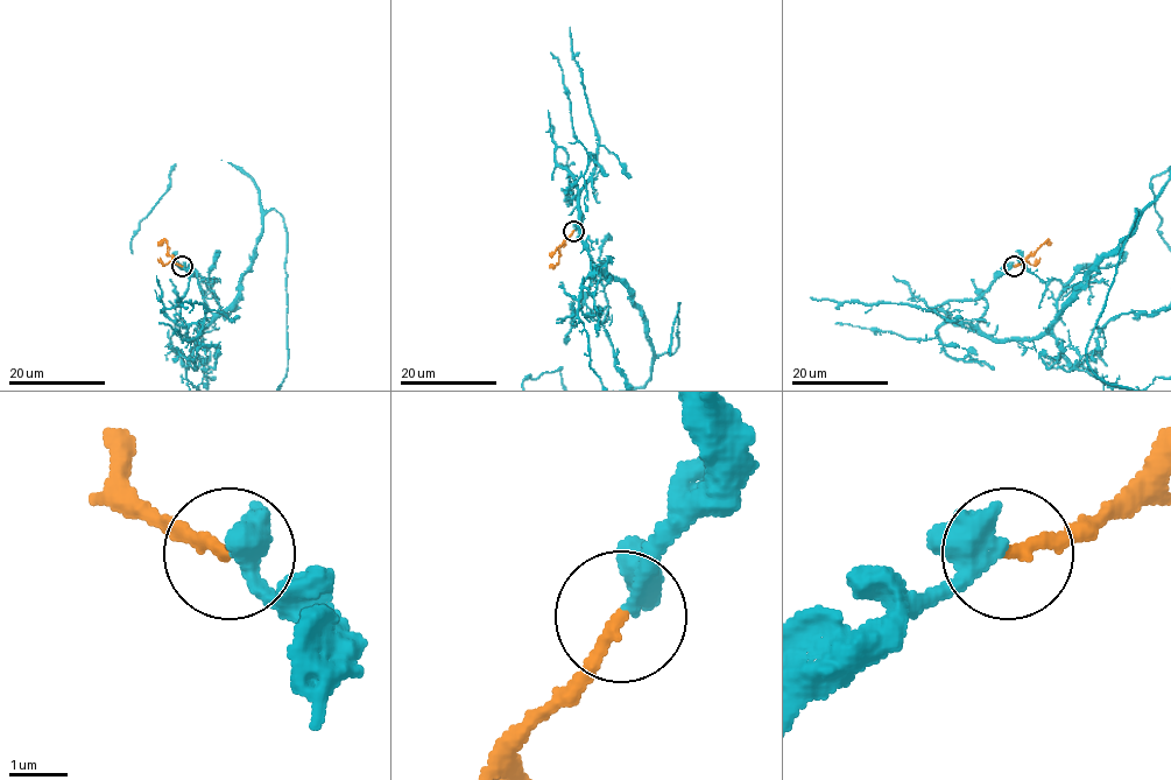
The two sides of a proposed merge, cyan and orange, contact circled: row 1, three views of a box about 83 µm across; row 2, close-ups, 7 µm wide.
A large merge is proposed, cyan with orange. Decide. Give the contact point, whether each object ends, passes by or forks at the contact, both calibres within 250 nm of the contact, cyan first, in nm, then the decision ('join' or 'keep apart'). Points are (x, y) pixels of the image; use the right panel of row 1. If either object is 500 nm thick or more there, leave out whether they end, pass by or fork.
at (1014, 266); cyan passes by; orange ends there; 340 nm thick on the cyan side, 220 nm on the other; join

